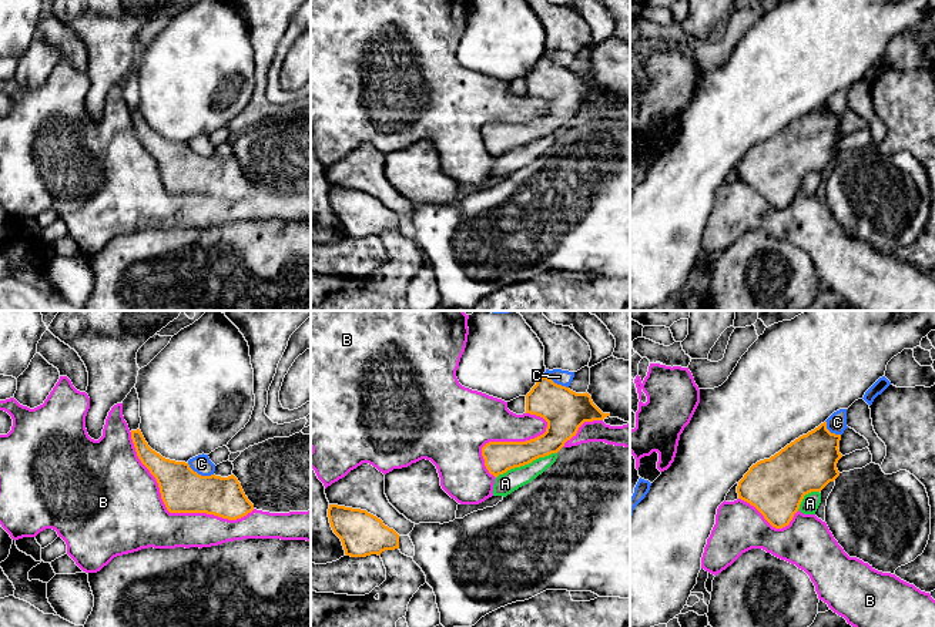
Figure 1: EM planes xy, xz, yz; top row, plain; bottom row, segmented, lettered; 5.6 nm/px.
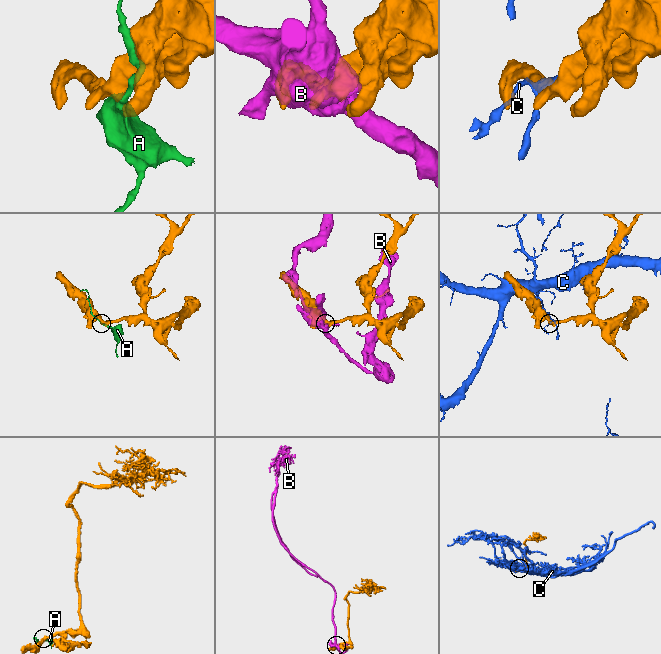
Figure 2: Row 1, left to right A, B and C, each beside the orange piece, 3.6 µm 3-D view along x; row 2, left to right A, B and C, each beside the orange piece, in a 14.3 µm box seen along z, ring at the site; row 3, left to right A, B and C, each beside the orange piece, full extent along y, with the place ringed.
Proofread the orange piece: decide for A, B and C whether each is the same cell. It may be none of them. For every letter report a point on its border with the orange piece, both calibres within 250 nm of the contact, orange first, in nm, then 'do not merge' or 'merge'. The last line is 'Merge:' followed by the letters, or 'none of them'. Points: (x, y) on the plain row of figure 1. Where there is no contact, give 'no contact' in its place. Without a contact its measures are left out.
A: xz (526, 144) | 180/120 nm | do not merge
B: xy (173, 193) | 260/420 nm | do not merge
C: xy (200, 156) | 260/110 nm | do not merge
Merge: none of them

